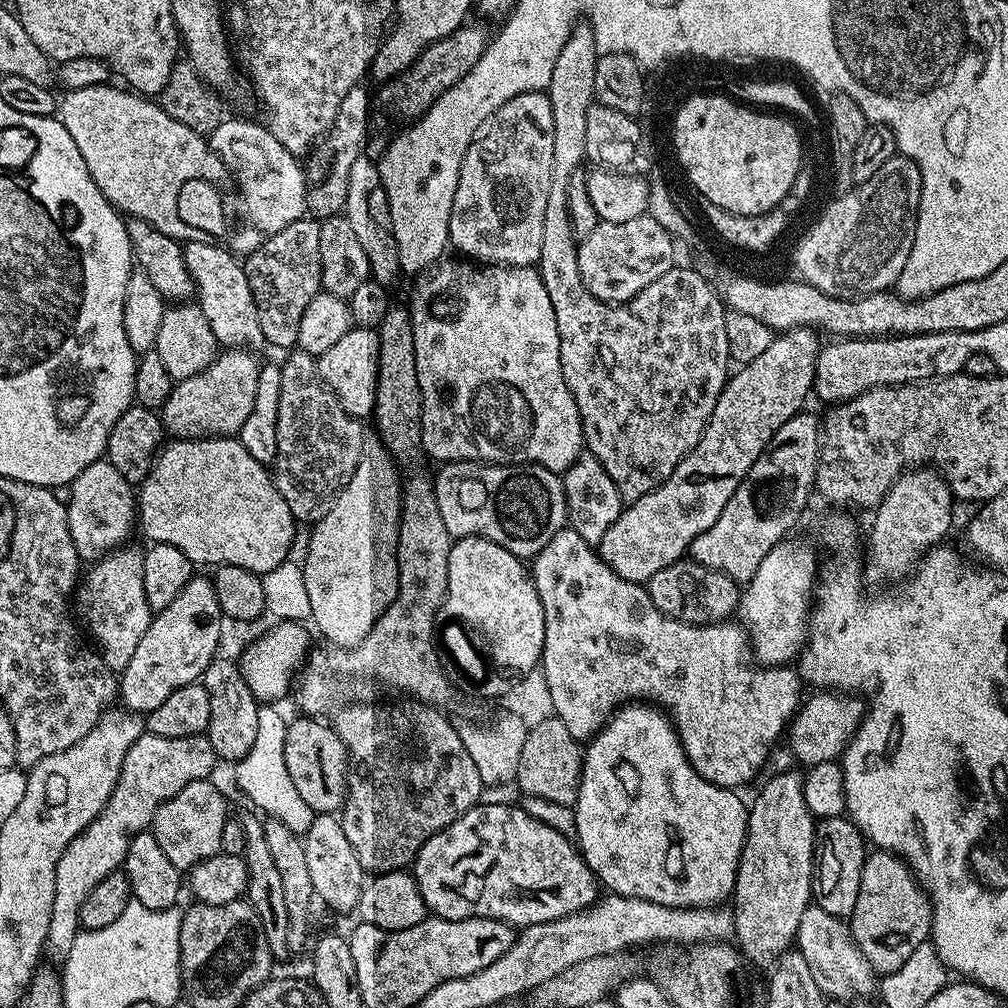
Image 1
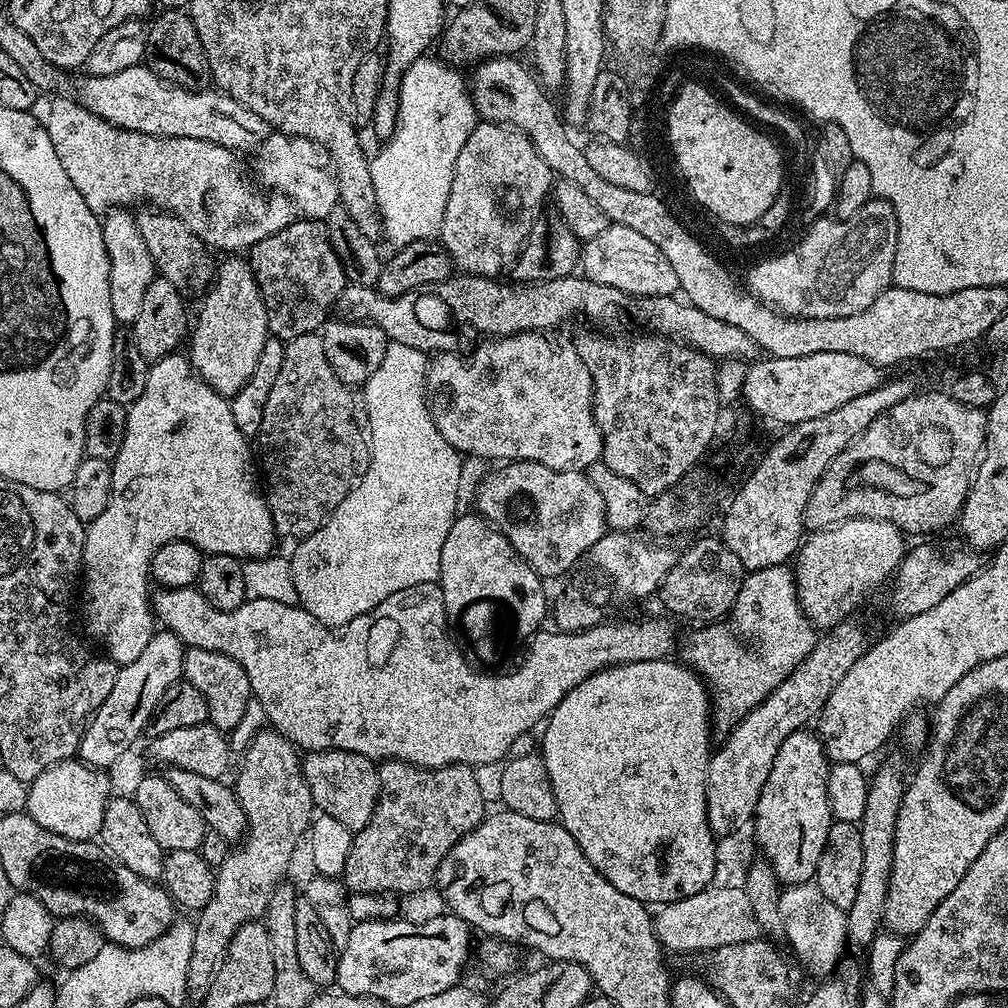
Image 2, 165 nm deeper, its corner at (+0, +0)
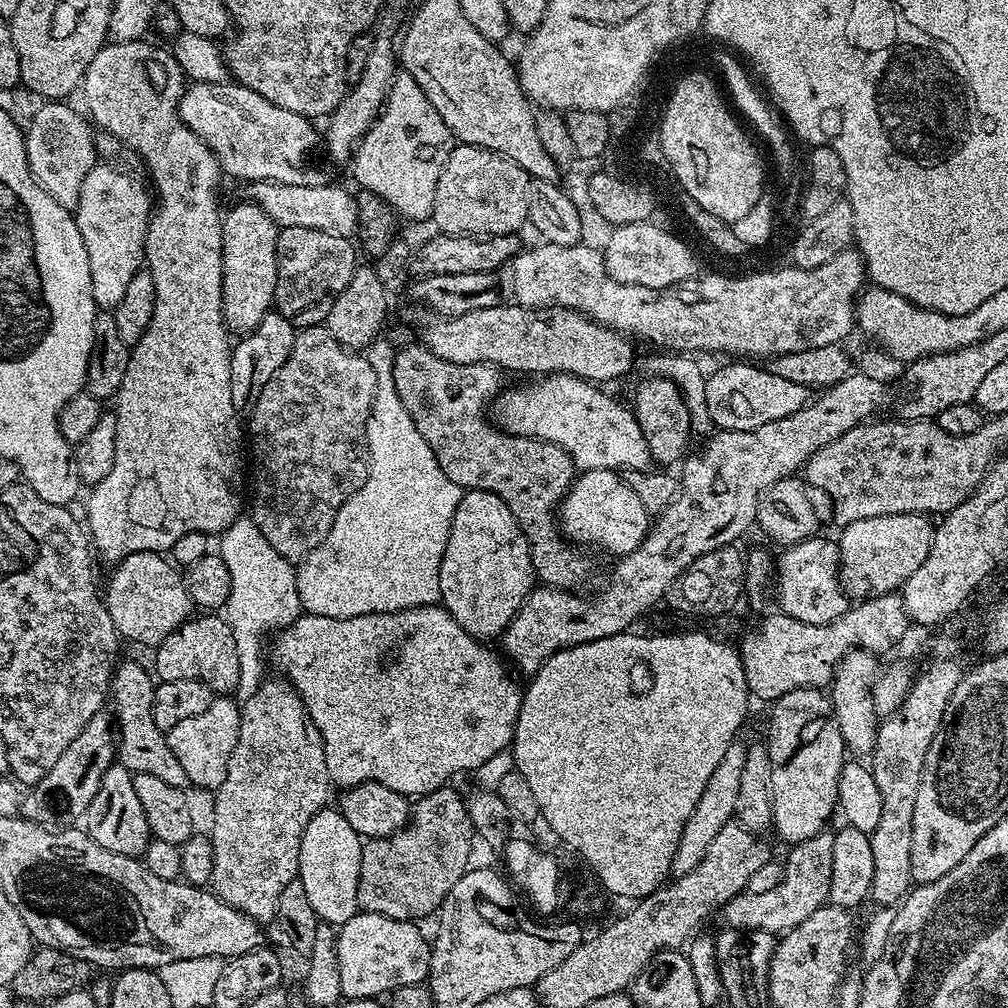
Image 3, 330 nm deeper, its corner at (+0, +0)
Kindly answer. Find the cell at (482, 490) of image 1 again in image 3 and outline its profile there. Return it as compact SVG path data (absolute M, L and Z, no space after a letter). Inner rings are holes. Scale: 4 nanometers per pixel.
M616 470L581 471L564 494L558 509L558 527L571 543L577 546L597 544L620 556L642 546L648 536L650 513L642 506L642 498L630 490L623 475Z

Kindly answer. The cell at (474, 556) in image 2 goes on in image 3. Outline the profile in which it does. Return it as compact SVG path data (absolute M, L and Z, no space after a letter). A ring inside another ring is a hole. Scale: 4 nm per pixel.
M477 488L465 491L464 497L460 499L458 506L454 510L454 518L450 526L450 538L446 542L446 550L442 554L442 566L440 567L440 599L444 609L458 622L458 626L462 626L462 630L469 632L473 638L481 642L492 642L488 640L494 639L495 636L496 639L503 637L512 619L518 614L518 610L524 604L524 599L531 594L533 587L534 573L532 571L530 550L528 549L528 539L525 538L523 530L518 526L514 514L510 514L510 506L506 506L506 502L502 502L502 498L498 498L498 494L494 494L493 492L478 490Z

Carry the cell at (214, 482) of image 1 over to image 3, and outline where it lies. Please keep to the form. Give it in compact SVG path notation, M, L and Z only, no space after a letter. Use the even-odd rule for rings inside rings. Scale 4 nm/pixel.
M148 42L105 43L104 47L98 50L98 54L94 54L90 66L84 71L82 81L84 104L88 107L89 112L87 115L94 124L96 122L95 127L99 131L109 132L111 136L120 140L121 145L127 151L129 148L130 151L140 155L141 162L148 167L148 172L152 175L153 182L156 183L154 196L158 201L152 215L148 218L148 237L144 243L146 268L154 278L154 314L150 318L148 330L142 334L139 342L131 345L126 375L122 377L122 386L114 400L114 404L117 404L117 408L114 409L116 418L114 467L110 469L110 474L106 474L106 478L102 478L102 482L98 482L89 491L92 493L86 497L88 505L86 531L90 537L91 547L98 553L99 559L101 556L104 560L112 560L111 562L118 562L135 552L167 553L174 546L174 542L178 542L178 538L182 538L182 534L190 534L191 532L221 534L236 521L242 512L239 494L232 492L227 478L224 477L236 476L240 472L242 420L234 410L234 402L230 398L230 362L232 361L233 345L230 340L228 344L230 333L228 327L224 325L224 315L222 314L222 230L224 226L220 204L216 201L216 183L222 180L222 173L220 164L214 158L212 151L184 125L180 117L178 109L186 87L184 71L178 66L178 62L167 47L155 48L152 44L144 43Z

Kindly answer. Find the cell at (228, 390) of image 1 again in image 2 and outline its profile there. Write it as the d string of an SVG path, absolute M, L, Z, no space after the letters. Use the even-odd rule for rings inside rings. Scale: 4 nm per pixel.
M232 254L224 258L221 264L219 261L206 292L208 297L200 313L197 316L195 313L194 327L190 332L193 370L218 394L229 398L236 396L238 390L250 382L250 374L254 374L254 366L258 366L258 358L262 355L262 346L266 346L270 338L266 306L260 297L251 263L240 259L244 258Z

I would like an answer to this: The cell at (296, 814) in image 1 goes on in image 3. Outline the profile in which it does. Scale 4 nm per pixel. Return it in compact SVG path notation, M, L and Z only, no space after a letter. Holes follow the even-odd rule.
M240 516L219 535L218 555L230 573L230 598L224 607L224 617L238 649L239 680L234 693L236 702L245 704L266 678L262 662L262 642L268 632L286 628L303 613L298 597L295 565L278 554L249 517Z

